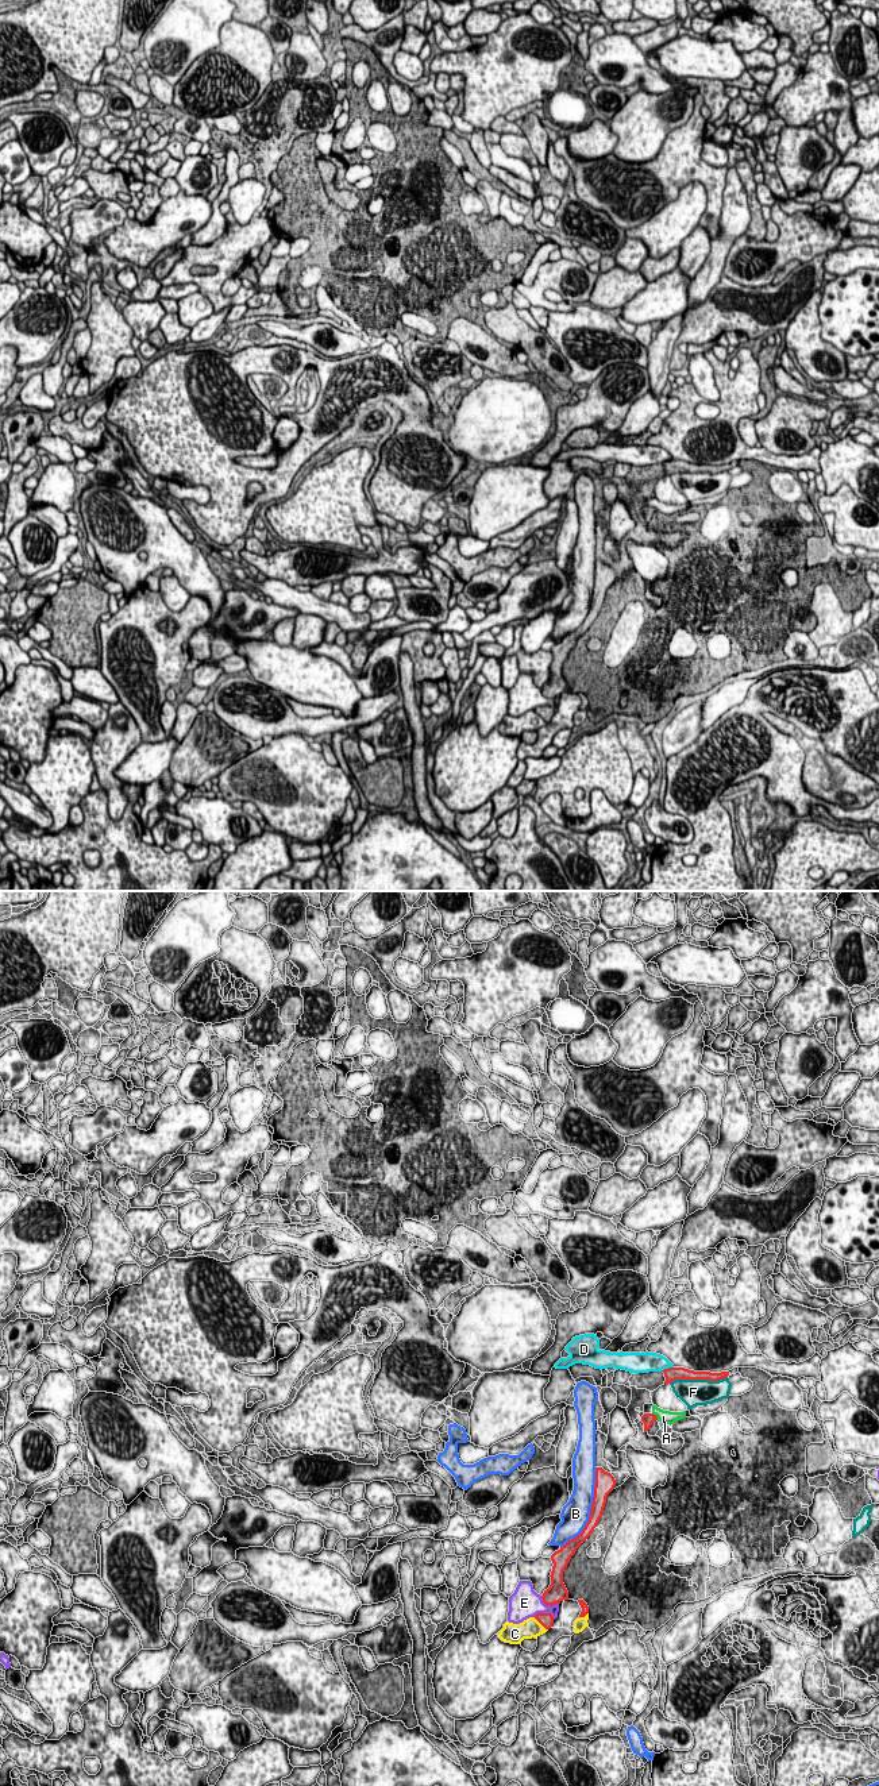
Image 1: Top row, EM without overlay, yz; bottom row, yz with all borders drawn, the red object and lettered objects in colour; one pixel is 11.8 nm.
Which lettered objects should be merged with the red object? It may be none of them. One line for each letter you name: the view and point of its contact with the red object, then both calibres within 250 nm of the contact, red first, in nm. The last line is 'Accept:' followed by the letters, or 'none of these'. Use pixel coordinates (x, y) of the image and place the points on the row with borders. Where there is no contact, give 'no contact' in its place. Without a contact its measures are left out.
Accept: none of these

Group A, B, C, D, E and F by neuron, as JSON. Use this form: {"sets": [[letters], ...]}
{"sets": [["A"], ["B"], ["C"], ["D"], ["E"], ["F"]]}

